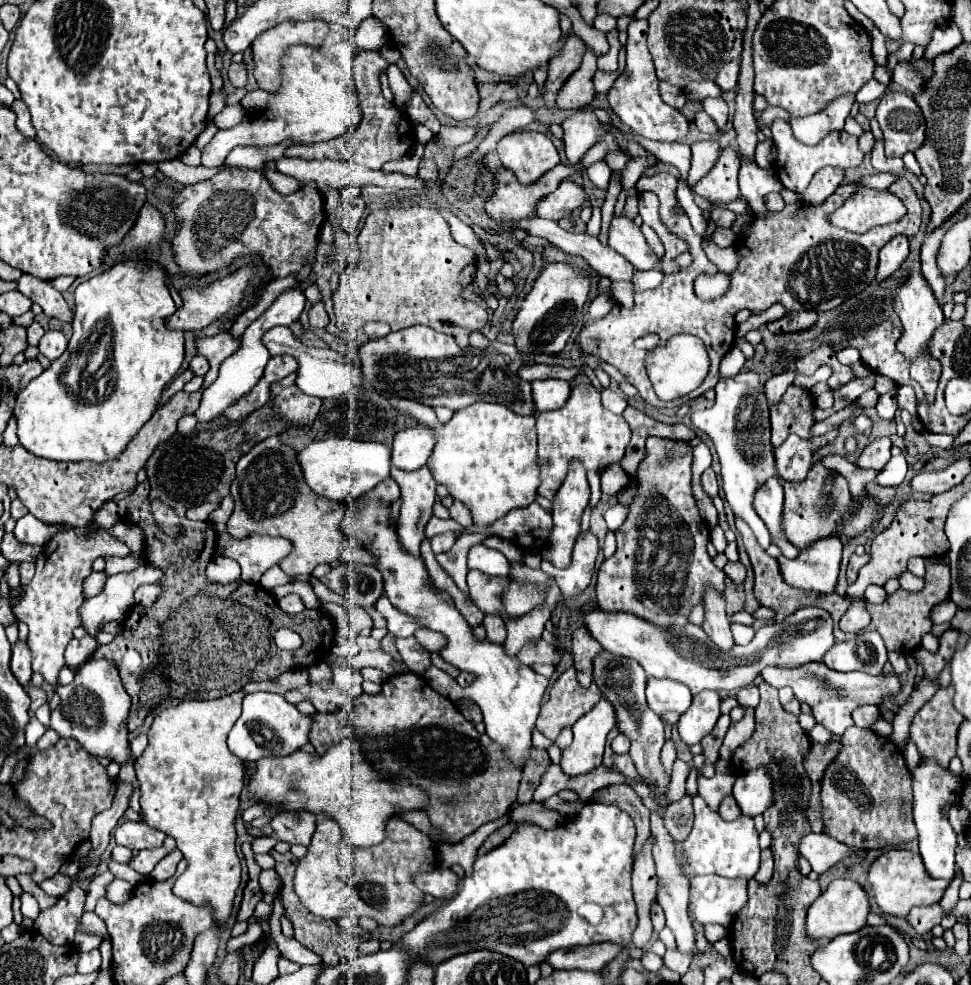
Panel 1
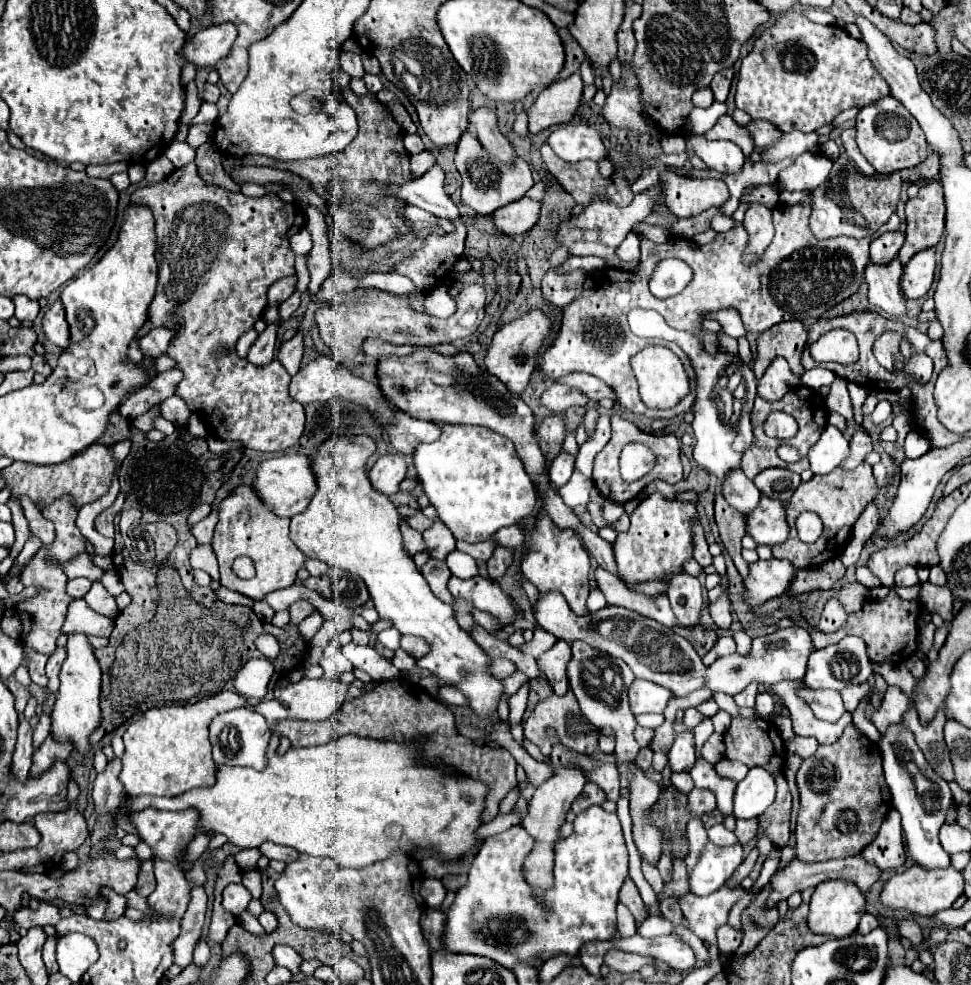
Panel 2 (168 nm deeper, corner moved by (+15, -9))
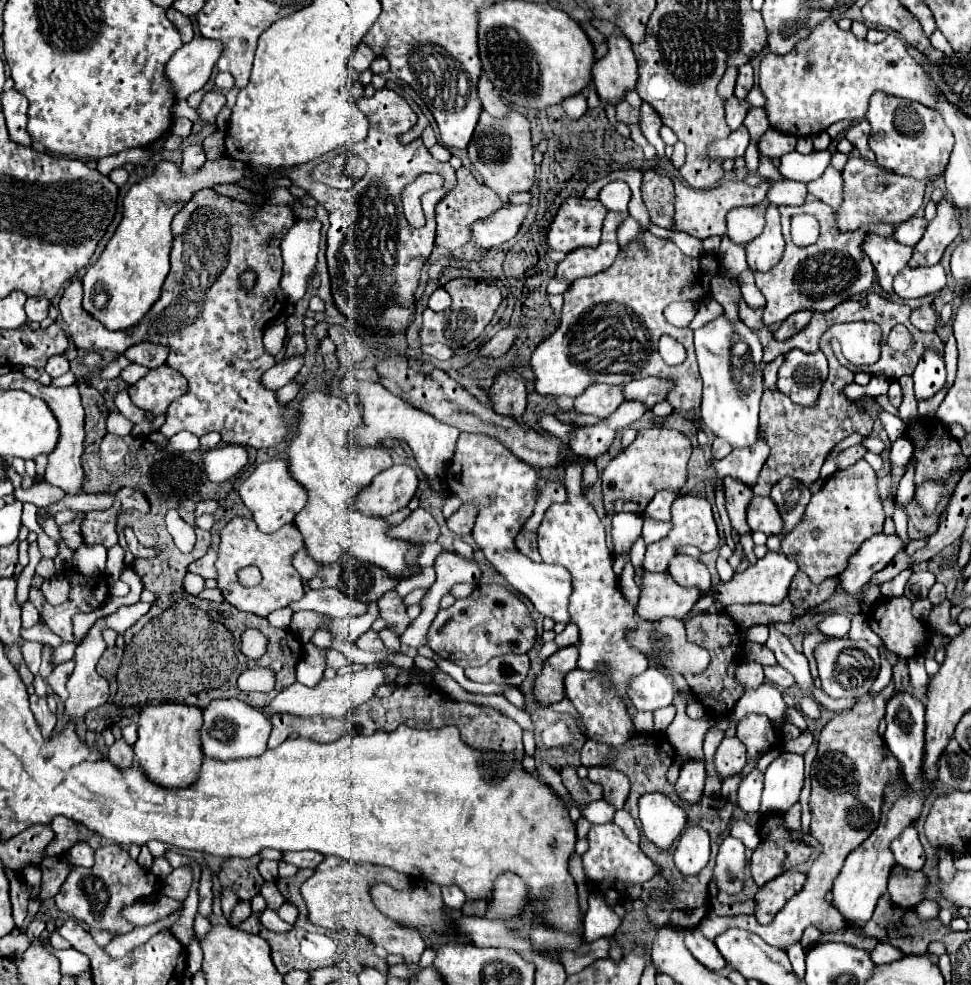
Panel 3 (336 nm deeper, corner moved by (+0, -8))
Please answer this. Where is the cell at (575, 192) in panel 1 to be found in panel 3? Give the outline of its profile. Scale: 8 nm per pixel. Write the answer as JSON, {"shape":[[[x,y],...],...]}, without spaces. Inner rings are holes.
{"shape":[[[504,205],[490,217],[476,221],[472,225],[472,239],[478,249],[490,249],[498,247],[506,241],[510,241],[518,231],[522,221],[526,219],[530,211],[530,205]]]}

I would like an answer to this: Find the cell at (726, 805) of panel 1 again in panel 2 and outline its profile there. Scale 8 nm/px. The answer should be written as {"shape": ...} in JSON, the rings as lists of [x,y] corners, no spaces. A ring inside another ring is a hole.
{"shape":[[[723,824],[711,826],[711,828],[707,830],[707,834],[709,834],[709,842],[713,842],[715,846],[731,846],[731,844],[737,842],[735,834],[729,832],[729,830],[725,830]]]}

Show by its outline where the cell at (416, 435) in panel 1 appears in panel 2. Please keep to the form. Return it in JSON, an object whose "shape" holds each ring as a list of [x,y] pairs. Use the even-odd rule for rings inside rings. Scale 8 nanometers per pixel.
{"shape":[[[381,456],[371,468],[369,480],[377,492],[391,496],[399,490],[399,484],[403,482],[405,474],[407,474],[407,464],[403,456]]]}

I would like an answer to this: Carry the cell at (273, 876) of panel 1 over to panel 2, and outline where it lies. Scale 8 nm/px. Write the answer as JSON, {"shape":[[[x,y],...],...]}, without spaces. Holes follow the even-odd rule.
{"shape":[[[231,884],[223,890],[223,908],[229,910],[231,914],[241,914],[247,910],[247,904],[251,902],[251,894],[243,884]]]}

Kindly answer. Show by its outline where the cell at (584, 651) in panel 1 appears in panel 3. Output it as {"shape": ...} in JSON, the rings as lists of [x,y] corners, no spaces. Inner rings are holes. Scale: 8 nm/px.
{"shape":[[[576,645],[564,647],[544,661],[544,669],[534,685],[536,699],[542,705],[548,705],[552,701],[560,701],[566,697],[564,677],[566,677],[566,673],[576,669],[576,661],[578,661],[578,647]]]}

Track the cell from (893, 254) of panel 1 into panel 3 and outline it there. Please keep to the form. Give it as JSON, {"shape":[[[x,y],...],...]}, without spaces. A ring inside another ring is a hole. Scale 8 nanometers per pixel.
{"shape":[[[912,217],[912,219],[908,219],[908,221],[904,221],[904,223],[900,223],[900,225],[896,227],[894,239],[896,239],[898,243],[902,243],[902,245],[914,247],[914,245],[922,239],[926,225],[928,225],[926,219],[922,219],[922,217]]]}

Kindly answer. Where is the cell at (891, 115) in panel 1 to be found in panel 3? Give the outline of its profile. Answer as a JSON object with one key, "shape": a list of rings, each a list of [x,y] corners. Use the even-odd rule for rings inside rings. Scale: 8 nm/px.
{"shape":[[[874,93],[870,97],[866,119],[872,125],[870,149],[874,151],[876,163],[882,169],[914,179],[936,177],[944,173],[944,167],[948,165],[948,157],[952,153],[954,137],[934,109],[908,99],[890,97],[886,93]]]}

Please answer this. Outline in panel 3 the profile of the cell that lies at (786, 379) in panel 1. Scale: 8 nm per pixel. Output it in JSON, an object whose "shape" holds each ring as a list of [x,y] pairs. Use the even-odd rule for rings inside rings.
{"shape":[[[800,349],[786,353],[778,371],[778,391],[788,395],[798,405],[812,405],[828,377],[828,361],[824,353],[808,355]]]}

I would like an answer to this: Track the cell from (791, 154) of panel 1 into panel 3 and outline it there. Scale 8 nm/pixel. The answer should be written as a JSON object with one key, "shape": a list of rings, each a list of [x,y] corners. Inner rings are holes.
{"shape":[[[830,165],[822,177],[808,183],[808,193],[812,193],[820,201],[824,201],[824,203],[832,205],[832,209],[836,209],[836,205],[840,205],[840,199],[842,199],[842,175],[840,175],[840,171],[832,169],[832,165]]]}

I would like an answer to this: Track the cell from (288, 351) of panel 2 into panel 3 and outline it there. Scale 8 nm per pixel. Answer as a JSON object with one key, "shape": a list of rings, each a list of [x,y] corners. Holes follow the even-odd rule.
{"shape":[[[294,355],[294,357],[284,357],[282,361],[278,361],[274,367],[270,367],[264,375],[262,375],[262,383],[268,389],[280,389],[284,387],[288,381],[296,379],[296,375],[300,373],[304,365],[304,355]]]}

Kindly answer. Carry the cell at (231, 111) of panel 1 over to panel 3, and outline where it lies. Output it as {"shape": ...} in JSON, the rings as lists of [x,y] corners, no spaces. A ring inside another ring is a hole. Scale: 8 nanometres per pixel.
{"shape":[[[178,99],[172,107],[171,111],[172,118],[186,117],[192,122],[195,122],[199,119],[196,109],[188,106],[186,100]]]}

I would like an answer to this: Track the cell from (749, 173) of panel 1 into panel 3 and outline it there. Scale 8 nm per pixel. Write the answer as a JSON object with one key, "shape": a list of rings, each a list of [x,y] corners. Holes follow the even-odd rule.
{"shape":[[[740,127],[738,131],[732,131],[730,137],[714,141],[712,147],[708,147],[708,157],[712,157],[714,161],[726,161],[726,159],[738,159],[744,157],[744,151],[748,147],[750,135],[746,127]]]}

